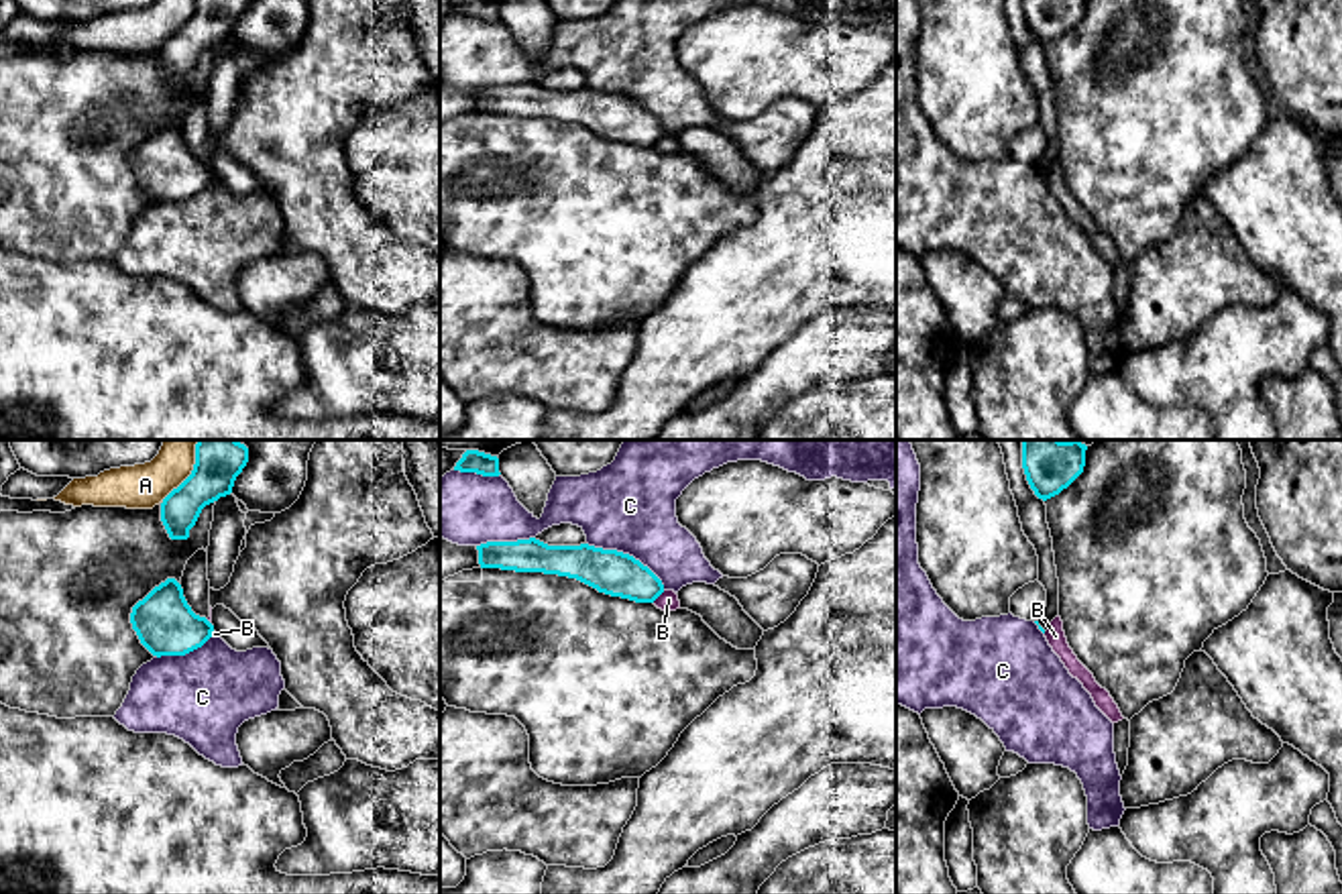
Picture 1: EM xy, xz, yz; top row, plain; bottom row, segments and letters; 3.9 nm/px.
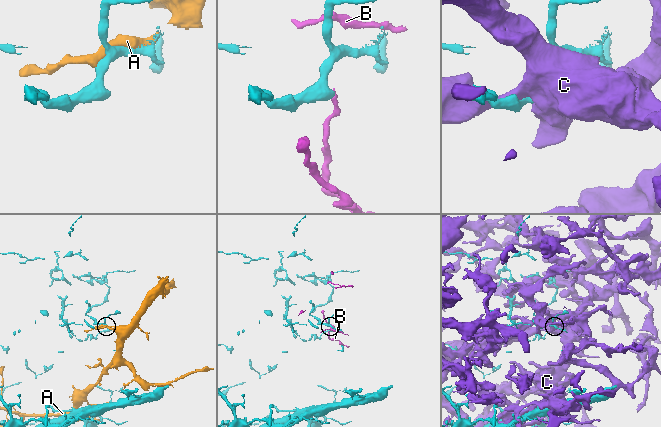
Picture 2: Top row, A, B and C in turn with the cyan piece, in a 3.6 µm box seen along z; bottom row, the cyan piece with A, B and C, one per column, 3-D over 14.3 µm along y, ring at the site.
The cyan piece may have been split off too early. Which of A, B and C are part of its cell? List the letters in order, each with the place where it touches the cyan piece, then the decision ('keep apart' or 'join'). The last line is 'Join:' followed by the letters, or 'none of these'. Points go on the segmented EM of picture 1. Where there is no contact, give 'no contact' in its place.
A: meets cyan in xy at (192, 473); keep apart
B: meets cyan in xz at (658, 595); keep apart
C: meets cyan in xz at (628, 554); keep apart
Join: none of these

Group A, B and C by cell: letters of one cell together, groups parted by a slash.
A / B / C

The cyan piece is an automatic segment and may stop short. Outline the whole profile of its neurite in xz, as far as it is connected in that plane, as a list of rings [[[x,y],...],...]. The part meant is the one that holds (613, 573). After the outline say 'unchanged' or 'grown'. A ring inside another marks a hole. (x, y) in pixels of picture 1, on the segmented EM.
[[[536,538],[487,542],[477,550],[481,568],[568,576],[635,603],[654,603],[664,593],[662,580],[648,566],[617,550],[589,544],[548,546]]]; unchanged

